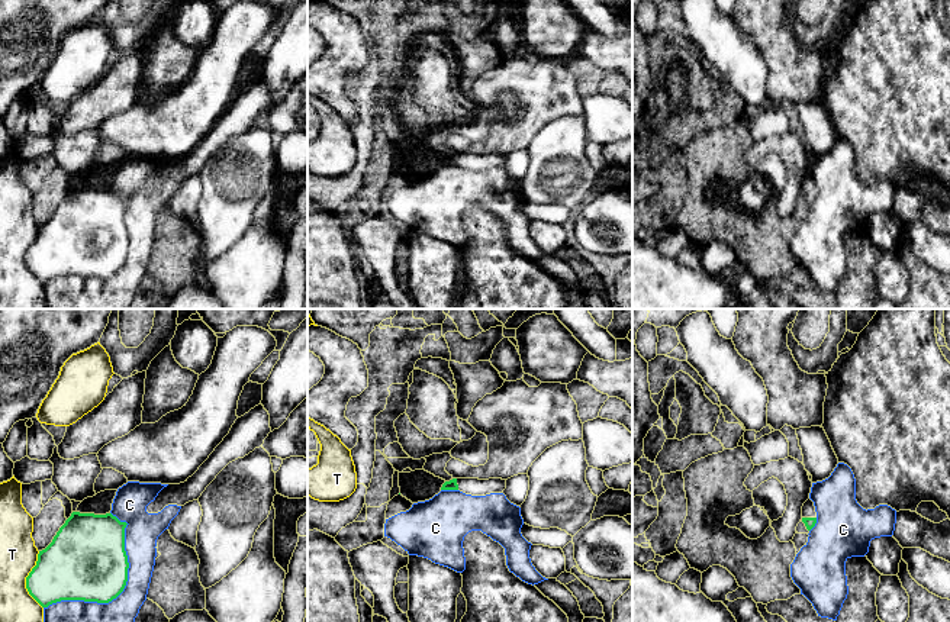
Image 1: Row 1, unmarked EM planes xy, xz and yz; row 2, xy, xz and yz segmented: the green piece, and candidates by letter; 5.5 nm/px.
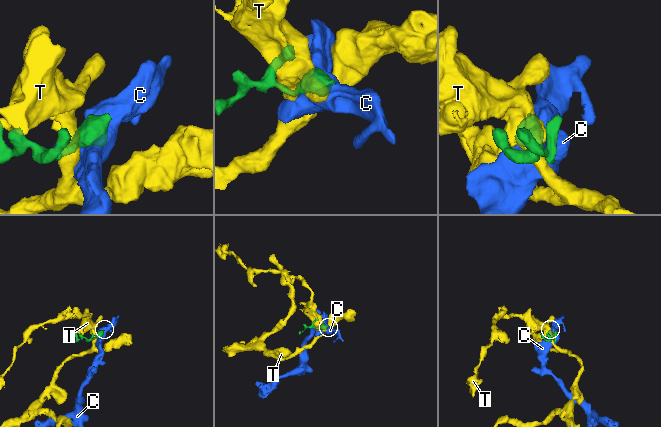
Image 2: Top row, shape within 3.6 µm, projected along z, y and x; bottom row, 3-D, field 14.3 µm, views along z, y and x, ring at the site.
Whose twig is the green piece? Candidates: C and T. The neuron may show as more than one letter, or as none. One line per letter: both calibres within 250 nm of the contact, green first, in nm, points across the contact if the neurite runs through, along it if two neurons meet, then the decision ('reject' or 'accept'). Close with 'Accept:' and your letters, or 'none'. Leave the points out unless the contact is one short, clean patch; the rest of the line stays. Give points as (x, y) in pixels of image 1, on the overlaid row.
C: calibres 440 and 160 nm; reject
T: calibres 360 and 200 nm; reject
Accept: none

